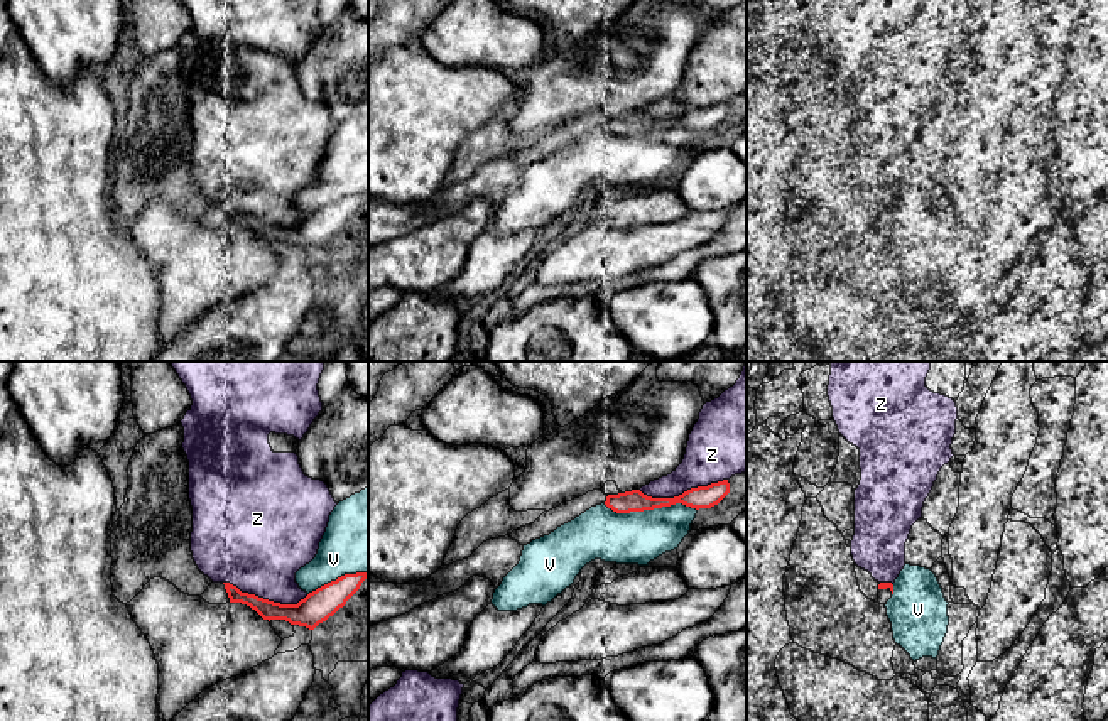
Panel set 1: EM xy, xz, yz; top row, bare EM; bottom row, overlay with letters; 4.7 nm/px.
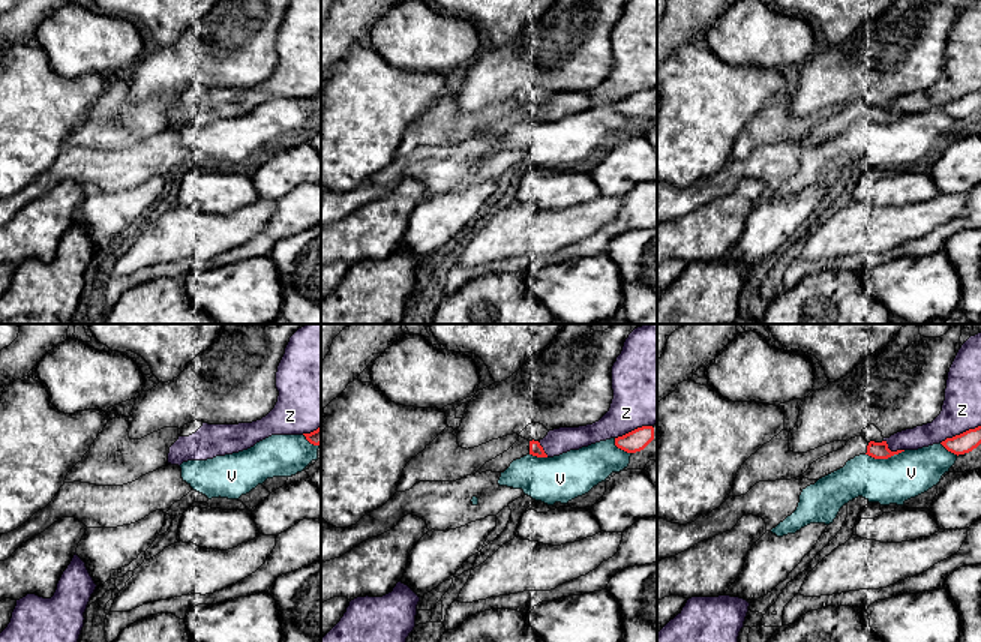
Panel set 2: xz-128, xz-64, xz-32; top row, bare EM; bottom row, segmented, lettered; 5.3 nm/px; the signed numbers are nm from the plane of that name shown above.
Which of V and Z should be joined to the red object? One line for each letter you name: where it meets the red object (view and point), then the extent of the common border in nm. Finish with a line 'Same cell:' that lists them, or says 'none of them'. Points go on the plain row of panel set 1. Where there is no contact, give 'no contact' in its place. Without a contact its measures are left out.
Same cell: none of them

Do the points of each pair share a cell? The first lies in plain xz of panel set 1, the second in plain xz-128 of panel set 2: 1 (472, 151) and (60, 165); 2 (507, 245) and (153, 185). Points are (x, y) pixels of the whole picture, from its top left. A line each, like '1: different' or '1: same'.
1: different
2: same

